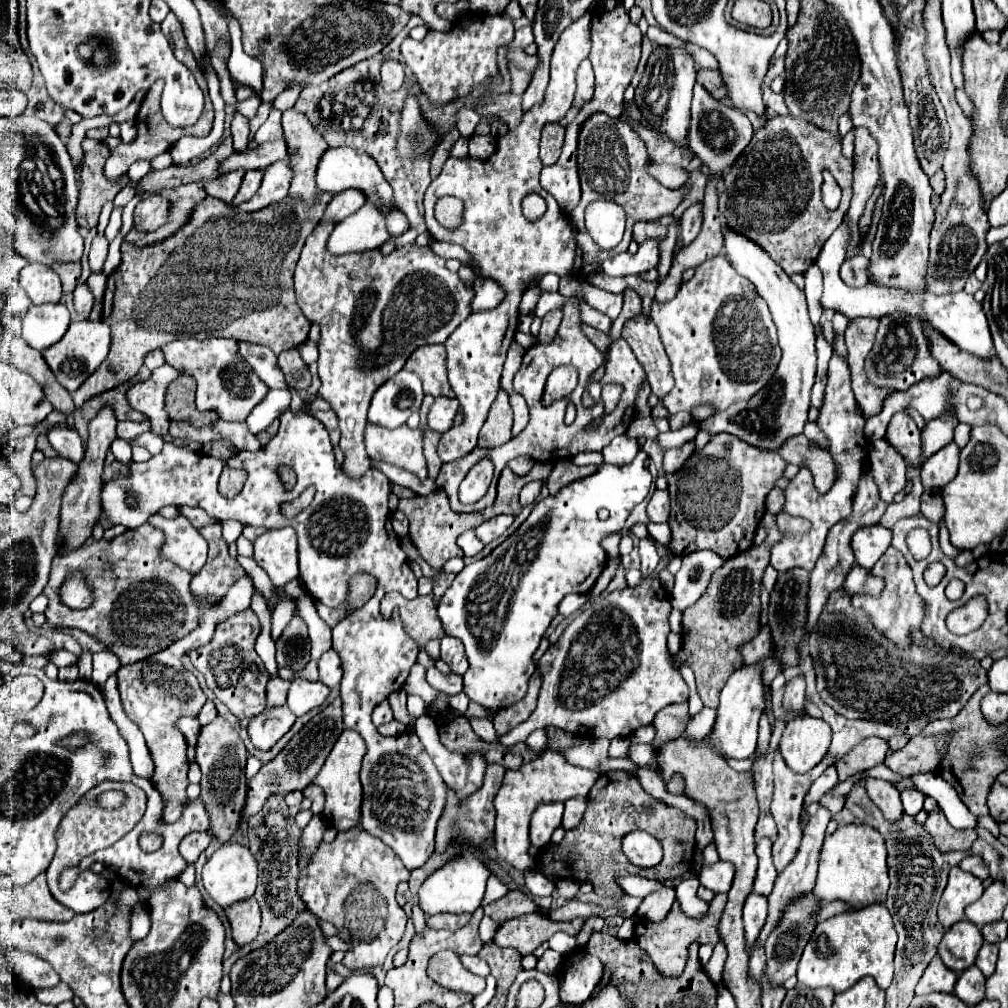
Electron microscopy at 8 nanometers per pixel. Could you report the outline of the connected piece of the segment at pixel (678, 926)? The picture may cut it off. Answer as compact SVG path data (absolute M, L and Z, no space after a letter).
M717 893L713 897L713 901L709 903L709 911L705 913L705 919L689 919L683 911L679 911L677 901L673 903L671 911L667 913L667 917L659 923L649 921L645 917L641 917L639 921L635 919L635 941L641 949L645 949L655 965L657 971L661 971L661 977L679 977L683 973L685 961L687 961L687 947L697 941L697 943L711 943L715 945L719 941L719 933L717 933L717 923L721 919L721 913L725 909L727 903L727 895L725 893Z

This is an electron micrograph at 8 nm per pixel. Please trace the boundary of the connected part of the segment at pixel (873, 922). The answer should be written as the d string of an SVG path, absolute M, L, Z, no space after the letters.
M867 905L863 909L853 909L839 913L821 921L813 937L809 939L803 957L799 961L797 977L805 987L831 987L841 993L853 987L861 977L871 975L879 989L887 989L893 979L893 953L897 945L897 933L893 929L891 915L885 905Z

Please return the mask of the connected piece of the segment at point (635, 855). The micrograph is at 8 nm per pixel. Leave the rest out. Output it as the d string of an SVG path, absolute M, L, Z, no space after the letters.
M631 831L629 835L625 835L623 853L635 867L643 869L655 867L663 859L661 843L657 843L657 839L653 839L653 835L645 831Z

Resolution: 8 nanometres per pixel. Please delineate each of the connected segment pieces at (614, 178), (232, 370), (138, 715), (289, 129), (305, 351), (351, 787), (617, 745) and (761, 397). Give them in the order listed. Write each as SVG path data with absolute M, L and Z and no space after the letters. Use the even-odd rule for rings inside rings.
M595 113L591 115L579 135L579 177L581 177L581 201L573 211L573 219L576 220L579 228L577 236L577 246L580 246L583 255L582 259L586 259L595 265L595 272L602 271L603 259L607 259L609 255L615 255L619 251L627 251L629 247L629 239L631 239L631 229L633 223L637 221L657 221L661 215L671 215L675 211L675 207L683 201L685 195L685 187L681 189L667 189L661 183L657 183L651 175L647 175L647 151L643 141L637 137L637 133L623 121L613 119L605 113ZM597 199L609 199L619 203L625 213L627 213L627 229L623 235L623 241L611 250L600 249L587 233L585 228L585 207L591 201Z
M211 337L203 341L183 339L161 347L165 363L197 381L195 403L199 411L215 411L223 421L245 421L247 415L253 411L253 407L265 399L269 387L265 387L261 379L257 381L257 375L239 357L237 349L239 349L237 341L227 337Z
M249 575L237 579L233 583L233 587L225 593L225 597L219 601L219 605L215 609L209 609L203 615L203 619L195 631L191 631L187 637L179 639L177 643L169 645L165 651L159 651L159 653L151 655L149 659L143 659L143 661L137 661L131 665L121 665L117 671L123 709L129 715L129 719L133 723L137 723L137 727L145 735L147 747L149 747L153 763L155 763L155 773L151 777L151 783L165 797L165 821L167 823L173 823L181 817L181 811L183 811L181 803L187 797L185 789L189 785L189 781L187 781L187 769L189 769L187 743L185 743L185 737L175 729L175 723L183 715L197 715L207 701L205 693L199 687L197 677L181 665L181 655L185 655L189 649L209 643L215 627L219 623L223 623L223 619L233 617L235 613L245 611L249 607L253 591L255 589L253 589L253 581Z
M295 109L283 111L281 125L289 145L289 161L295 171L289 195L299 195L311 203L319 193L315 183L315 169L323 151L327 149L327 143L321 133L317 133L315 127L309 125L309 119L305 119L305 115L297 113Z
M305 341L301 347L297 347L297 351L301 353L301 357L303 357L303 361L307 365L311 365L311 363L317 361L317 345L313 341Z
M345 729L335 747L331 749L323 769L317 773L315 783L319 787L323 787L327 803L325 803L325 811L323 815L339 829L339 831L347 831L349 827L355 827L357 821L361 819L361 783L359 783L359 769L361 769L361 761L365 755L365 741L361 739L361 735L353 729Z
M625 737L625 739L613 739L611 741L611 747L609 747L609 757L615 759L615 757L625 757L627 755L627 749L629 749L631 741Z
M725 229L725 255L735 267L735 271L747 277L755 285L757 293L769 305L773 321L779 331L779 347L783 351L783 357L765 389L757 391L753 399L733 403L733 407L721 411L721 415L707 419L705 423L701 423L701 429L711 431L713 435L731 433L737 439L751 443L757 449L777 451L785 443L785 439L803 433L803 427L807 423L807 411L811 407L811 387L815 383L817 355L815 355L815 333L809 321L805 293L789 279L789 275L769 255L765 255L765 251L757 243L749 241L747 237L731 229Z

